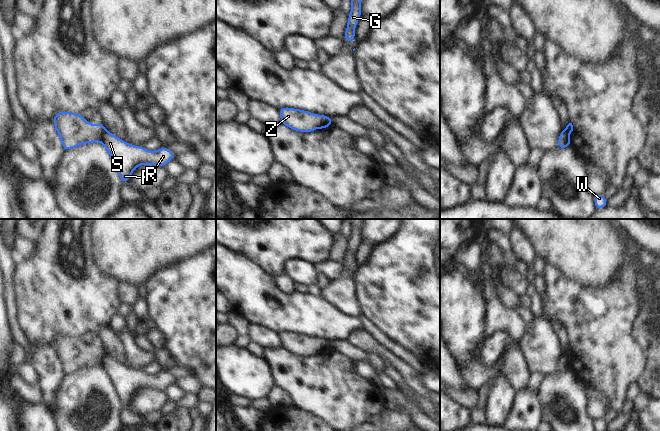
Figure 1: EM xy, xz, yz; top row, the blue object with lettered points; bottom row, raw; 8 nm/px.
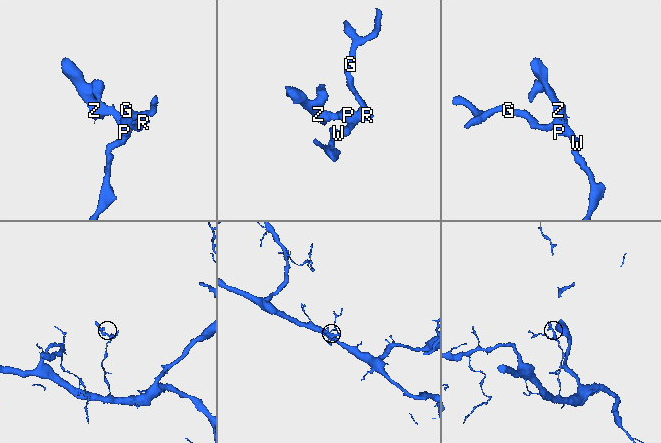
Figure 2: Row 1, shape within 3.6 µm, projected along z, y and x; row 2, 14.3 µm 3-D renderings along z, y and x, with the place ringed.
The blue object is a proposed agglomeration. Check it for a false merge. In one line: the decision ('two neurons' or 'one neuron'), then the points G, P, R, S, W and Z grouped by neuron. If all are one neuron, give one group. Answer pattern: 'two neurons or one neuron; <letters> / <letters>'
two neurons; G P R S W / Z

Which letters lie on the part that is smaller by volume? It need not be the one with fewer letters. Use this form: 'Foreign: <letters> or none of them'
Foreign: Z

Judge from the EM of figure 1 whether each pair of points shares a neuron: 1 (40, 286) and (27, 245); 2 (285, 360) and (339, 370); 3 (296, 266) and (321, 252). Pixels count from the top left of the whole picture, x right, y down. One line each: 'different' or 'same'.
1: different
2: same
3: different

